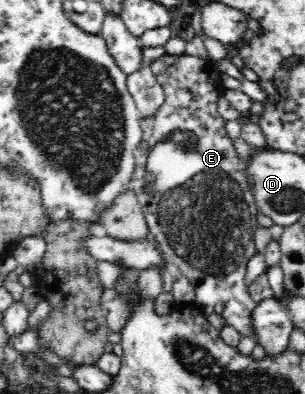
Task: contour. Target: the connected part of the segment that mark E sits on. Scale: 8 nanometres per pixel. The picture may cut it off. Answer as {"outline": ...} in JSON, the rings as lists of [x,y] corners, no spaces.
{"outline":[[[165,54],[161,56],[161,58],[154,60],[150,64],[150,69],[155,75],[157,82],[162,86],[162,91],[164,92],[164,103],[157,110],[157,113],[155,113],[154,116],[140,120],[142,142],[134,151],[135,170],[133,170],[133,176],[131,176],[130,187],[134,190],[138,201],[142,204],[142,209],[148,226],[148,232],[153,234],[154,240],[157,241],[163,257],[171,267],[179,268],[182,274],[185,275],[195,287],[196,300],[192,304],[198,306],[201,311],[207,315],[211,313],[213,306],[215,306],[217,302],[222,302],[225,305],[222,316],[225,318],[226,324],[233,326],[233,328],[238,330],[244,336],[255,337],[253,312],[258,303],[256,303],[250,297],[250,294],[245,291],[245,281],[243,281],[243,276],[250,258],[257,254],[257,249],[255,249],[254,244],[254,232],[258,227],[255,221],[258,211],[256,210],[253,195],[251,195],[251,191],[249,191],[249,181],[247,180],[247,175],[245,175],[245,172],[247,171],[245,171],[243,160],[238,157],[235,148],[232,145],[231,138],[228,136],[228,132],[225,127],[226,121],[217,111],[216,100],[219,95],[223,95],[225,90],[221,81],[221,74],[217,70],[217,66],[213,60],[201,59],[200,57],[187,54]]]}

